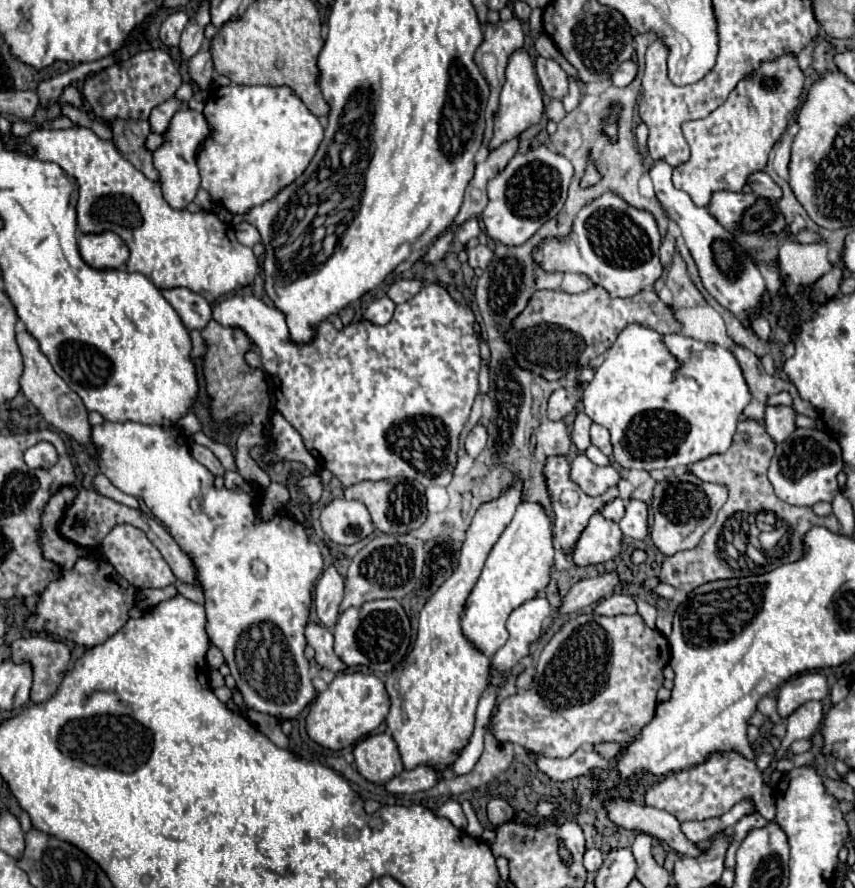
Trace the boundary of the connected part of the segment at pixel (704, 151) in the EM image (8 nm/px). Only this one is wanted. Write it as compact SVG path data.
M782 55L774 63L764 63L752 79L740 81L726 103L708 117L686 121L682 133L692 155L674 169L674 187L686 191L698 207L708 207L710 193L714 191L742 191L748 183L748 175L766 167L768 153L786 131L786 125L798 107L802 87L804 73L798 69L796 57Z

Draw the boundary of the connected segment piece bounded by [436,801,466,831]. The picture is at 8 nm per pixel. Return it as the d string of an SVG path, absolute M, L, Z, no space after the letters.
M452 801L452 803L444 803L441 807L436 808L436 815L450 819L452 825L458 827L460 831L466 829L466 817L464 817L464 813L462 813L460 803L454 803L454 801Z

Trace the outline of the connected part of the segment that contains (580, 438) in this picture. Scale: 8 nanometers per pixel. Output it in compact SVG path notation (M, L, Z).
M578 413L574 421L574 431L572 431L572 441L580 451L586 451L590 447L590 417L586 413Z

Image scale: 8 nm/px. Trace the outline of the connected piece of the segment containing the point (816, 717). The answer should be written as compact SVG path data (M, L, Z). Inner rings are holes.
M808 701L802 707L798 707L786 719L788 731L786 731L786 737L782 739L780 749L788 751L790 745L798 739L812 739L820 731L822 719L824 719L824 713L822 713L822 703L820 701Z

